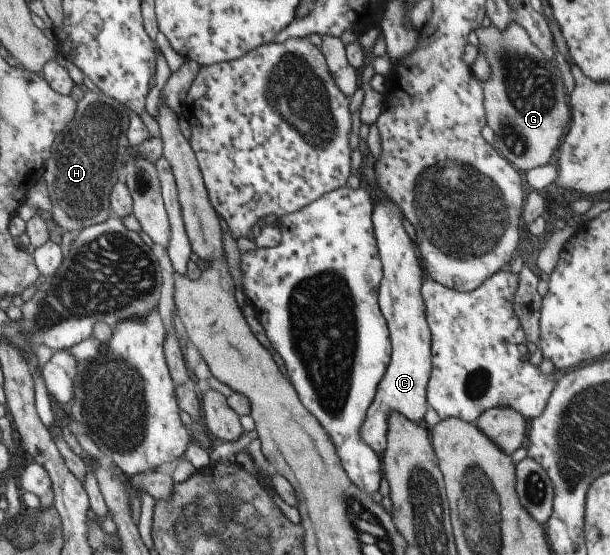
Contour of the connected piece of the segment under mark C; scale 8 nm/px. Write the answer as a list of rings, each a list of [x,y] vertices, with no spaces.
[[[377,185],[376,186],[376,191],[377,194],[379,194],[380,196],[382,196],[383,198],[379,198],[376,194],[375,197],[377,198],[376,203],[373,205],[373,209],[372,209],[372,214],[371,214],[371,221],[372,221],[372,229],[373,229],[373,237],[375,237],[375,243],[377,243],[377,253],[379,253],[379,259],[381,261],[381,265],[382,265],[382,270],[381,270],[381,283],[379,283],[379,287],[377,287],[377,303],[379,303],[379,309],[381,311],[381,315],[383,315],[383,319],[385,320],[385,323],[387,323],[387,331],[389,333],[389,339],[390,339],[390,361],[388,363],[388,366],[386,367],[385,373],[383,374],[383,377],[381,378],[381,381],[378,383],[377,386],[377,391],[375,392],[375,397],[373,398],[373,401],[371,402],[371,405],[369,405],[368,410],[366,411],[365,414],[365,419],[363,420],[363,423],[361,423],[361,427],[359,427],[359,437],[361,437],[361,441],[363,441],[363,443],[365,443],[365,445],[369,445],[369,447],[371,447],[371,449],[373,449],[373,453],[376,453],[378,456],[381,457],[384,448],[386,447],[386,433],[387,433],[387,415],[389,415],[389,413],[391,413],[391,411],[397,411],[397,413],[401,413],[401,415],[403,415],[403,417],[406,417],[406,419],[409,419],[409,421],[411,421],[411,423],[422,423],[423,422],[423,415],[425,415],[425,411],[427,411],[428,408],[428,403],[427,403],[427,399],[426,399],[426,385],[427,385],[427,380],[429,379],[429,374],[430,374],[430,343],[431,343],[431,333],[429,331],[429,327],[427,327],[427,323],[426,323],[426,319],[425,319],[425,305],[423,305],[423,299],[421,299],[421,293],[419,293],[419,289],[421,289],[421,284],[423,283],[422,281],[422,269],[421,269],[421,265],[417,265],[417,257],[415,257],[415,255],[417,255],[417,253],[415,253],[415,247],[413,247],[413,245],[411,245],[411,241],[409,241],[409,237],[407,237],[407,235],[405,235],[405,231],[403,231],[403,227],[401,227],[401,219],[403,219],[403,213],[401,213],[401,211],[399,211],[399,207],[397,207],[397,205],[395,205],[395,203],[393,203],[393,201],[391,201],[391,199],[387,199],[387,197],[385,197],[385,195],[383,195],[383,193],[381,193],[381,191],[379,191],[379,189],[377,189]]]

